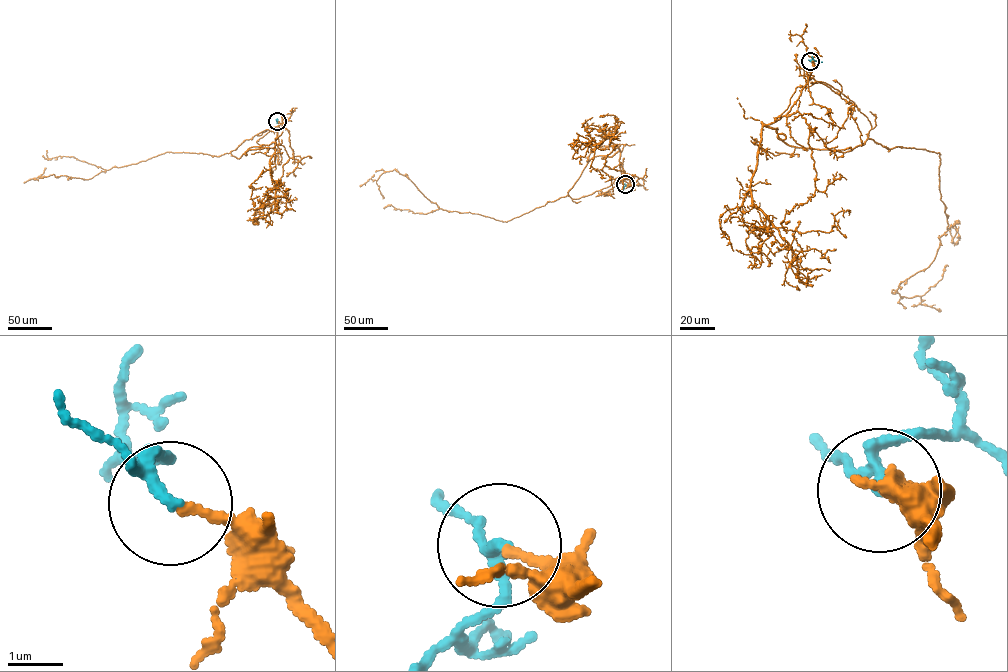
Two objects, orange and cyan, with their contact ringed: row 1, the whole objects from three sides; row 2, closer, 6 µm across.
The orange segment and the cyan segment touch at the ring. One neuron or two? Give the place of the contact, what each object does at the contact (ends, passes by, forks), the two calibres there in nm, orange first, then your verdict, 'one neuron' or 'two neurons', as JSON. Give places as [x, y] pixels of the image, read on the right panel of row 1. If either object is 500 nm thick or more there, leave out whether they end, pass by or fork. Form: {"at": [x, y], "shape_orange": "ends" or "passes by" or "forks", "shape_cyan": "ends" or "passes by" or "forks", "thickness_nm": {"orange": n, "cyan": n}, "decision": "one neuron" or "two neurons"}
{"at": [810, 61], "shape_orange": "ends", "shape_cyan": "passes by", "thickness_nm": {"orange": 160, "cyan": 140}, "decision": "one neuron"}

